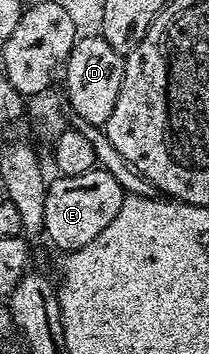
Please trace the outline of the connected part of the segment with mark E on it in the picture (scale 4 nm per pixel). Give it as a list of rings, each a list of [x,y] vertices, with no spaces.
[[[95,167],[86,174],[74,174],[73,176],[57,175],[48,185],[48,193],[46,194],[46,214],[44,215],[43,235],[48,236],[48,240],[56,248],[61,248],[61,253],[77,252],[82,246],[86,246],[86,242],[94,242],[94,238],[98,238],[98,234],[102,234],[102,230],[106,230],[106,226],[110,226],[110,222],[114,222],[114,218],[118,218],[118,210],[122,210],[122,202],[126,195],[122,186],[118,186],[118,182],[114,182],[114,178],[102,167]]]

